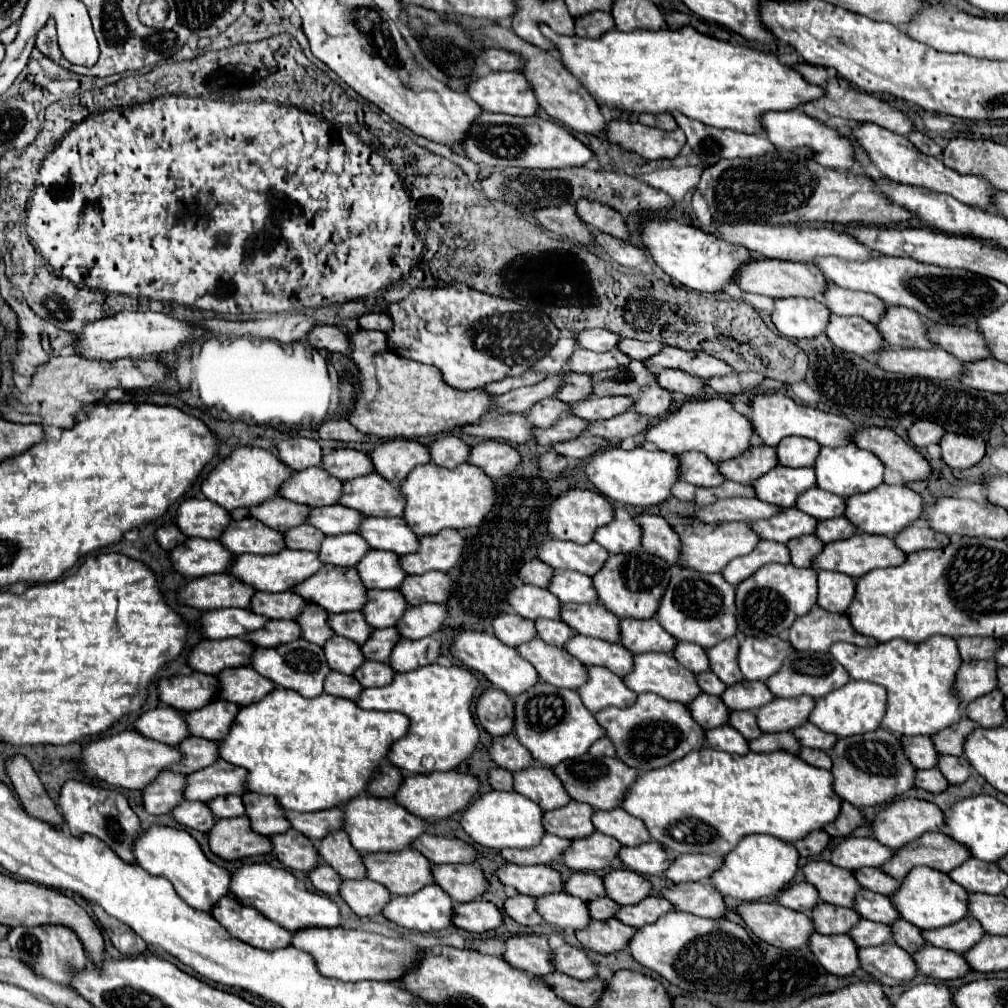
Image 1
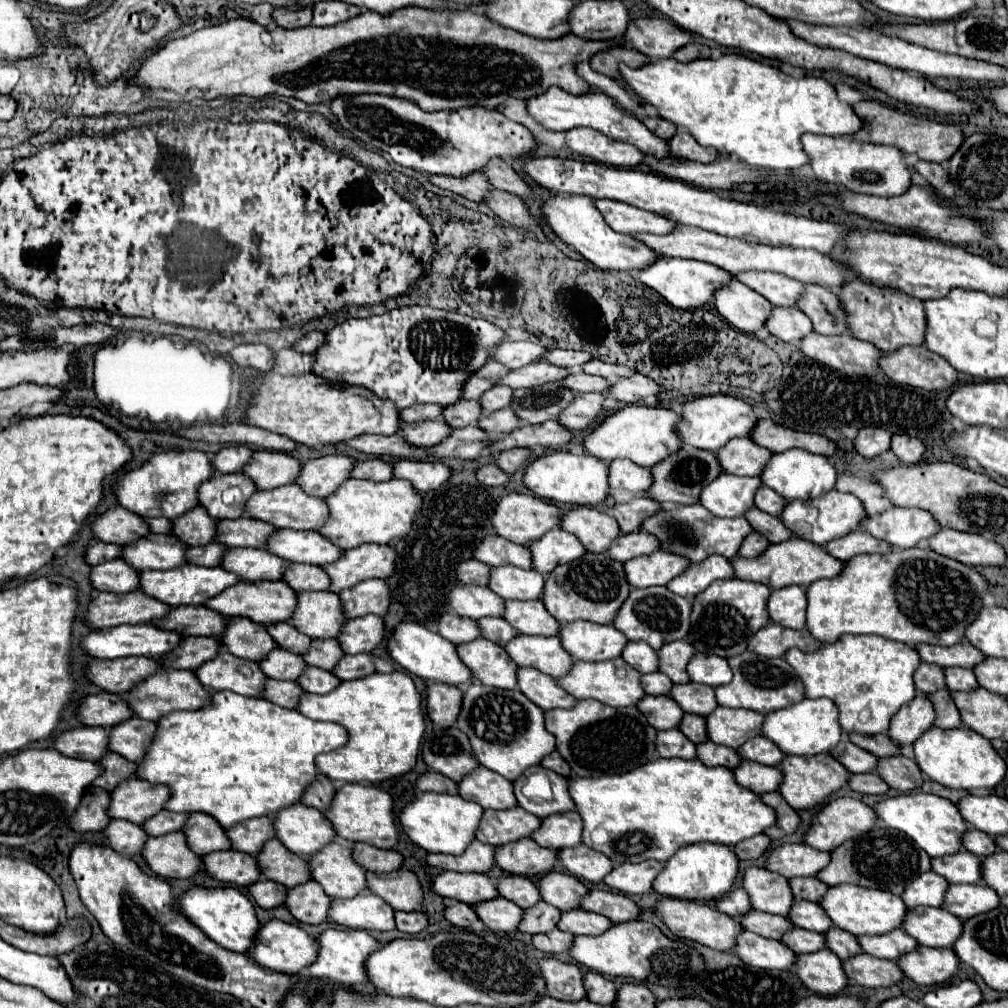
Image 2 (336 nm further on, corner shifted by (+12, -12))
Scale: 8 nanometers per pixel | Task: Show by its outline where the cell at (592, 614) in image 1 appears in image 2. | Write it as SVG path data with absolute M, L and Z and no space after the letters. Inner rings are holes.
M508 600L504 620L508 620L520 634L538 634L538 636L558 636L560 626L546 612L544 602L530 600L530 602L518 602Z

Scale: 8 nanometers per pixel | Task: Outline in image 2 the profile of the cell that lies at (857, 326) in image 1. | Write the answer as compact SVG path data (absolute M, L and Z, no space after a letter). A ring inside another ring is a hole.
M774 308L766 322L766 330L790 344L800 344L808 332L814 332L812 322L800 312L800 308Z

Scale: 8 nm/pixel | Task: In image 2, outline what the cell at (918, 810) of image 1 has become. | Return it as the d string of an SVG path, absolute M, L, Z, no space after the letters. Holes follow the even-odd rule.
M836 798L814 818L812 828L806 834L806 844L816 850L832 852L846 840L870 832L878 822L880 818L876 812L862 800Z

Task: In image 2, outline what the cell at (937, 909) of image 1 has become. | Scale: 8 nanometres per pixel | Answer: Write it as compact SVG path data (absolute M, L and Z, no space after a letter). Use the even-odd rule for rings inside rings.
M840 884L832 886L828 894L822 898L820 906L826 910L826 914L832 918L836 928L842 928L846 932L852 932L854 936L864 936L864 934L884 934L900 928L904 922L904 900L900 896L886 892L886 890L868 890L862 886L854 884Z

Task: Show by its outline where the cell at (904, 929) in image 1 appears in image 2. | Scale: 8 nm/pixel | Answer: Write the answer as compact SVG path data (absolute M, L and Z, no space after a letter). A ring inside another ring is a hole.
M830 928L826 934L826 944L828 948L840 958L840 960L848 960L856 954L860 954L860 948L856 944L856 938L850 932L842 932L840 928Z

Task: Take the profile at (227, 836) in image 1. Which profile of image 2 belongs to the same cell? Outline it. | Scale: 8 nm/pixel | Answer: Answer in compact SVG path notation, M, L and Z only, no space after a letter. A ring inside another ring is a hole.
M184 832L148 838L142 854L148 866L162 878L190 878L202 866L202 856L194 856L184 840Z

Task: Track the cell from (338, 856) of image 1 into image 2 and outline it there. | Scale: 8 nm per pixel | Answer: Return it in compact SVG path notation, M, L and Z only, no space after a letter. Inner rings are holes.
M268 840L256 858L262 868L262 874L268 880L274 880L288 888L294 888L296 884L304 884L310 880L308 860L296 856L294 852L288 852L288 848L280 844L280 840Z

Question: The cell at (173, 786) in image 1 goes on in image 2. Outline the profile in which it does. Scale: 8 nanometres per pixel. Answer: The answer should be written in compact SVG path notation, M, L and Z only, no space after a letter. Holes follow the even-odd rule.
M90 788L76 814L72 816L72 828L78 832L100 832L110 824L108 816L108 804L110 804L110 792L102 788Z

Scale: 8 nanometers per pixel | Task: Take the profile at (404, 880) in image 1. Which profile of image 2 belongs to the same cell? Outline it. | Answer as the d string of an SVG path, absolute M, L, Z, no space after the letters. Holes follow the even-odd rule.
M332 842L310 858L312 880L322 884L332 898L352 898L368 890L366 872L352 860L352 850Z

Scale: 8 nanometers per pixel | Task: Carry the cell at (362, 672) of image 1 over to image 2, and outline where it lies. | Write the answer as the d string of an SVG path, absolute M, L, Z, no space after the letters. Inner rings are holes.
M316 666L306 668L306 672L300 676L298 682L306 692L314 692L314 694L328 694L334 688L338 688L340 678L334 672L328 670L320 670Z

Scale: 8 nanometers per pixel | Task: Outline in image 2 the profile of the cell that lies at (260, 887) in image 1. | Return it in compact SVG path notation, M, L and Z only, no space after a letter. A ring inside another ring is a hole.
M326 928L316 936L318 942L318 956L316 960L306 968L308 976L326 976L332 982L358 986L366 984L366 972L364 972L364 960L368 958L368 952L378 950L382 944L378 944L366 930L338 930L338 928Z

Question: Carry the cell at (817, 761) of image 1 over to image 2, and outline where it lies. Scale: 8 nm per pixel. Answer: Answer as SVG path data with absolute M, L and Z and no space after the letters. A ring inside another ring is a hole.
M744 760L736 770L734 770L736 782L756 794L766 794L766 792L776 792L780 786L780 780L784 780L784 774L776 766L764 766L756 764L750 760Z

